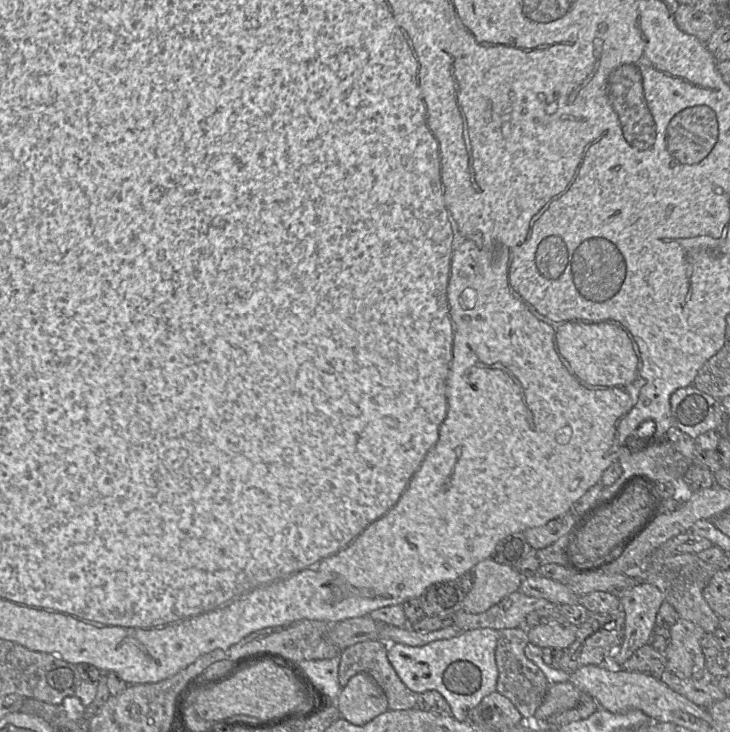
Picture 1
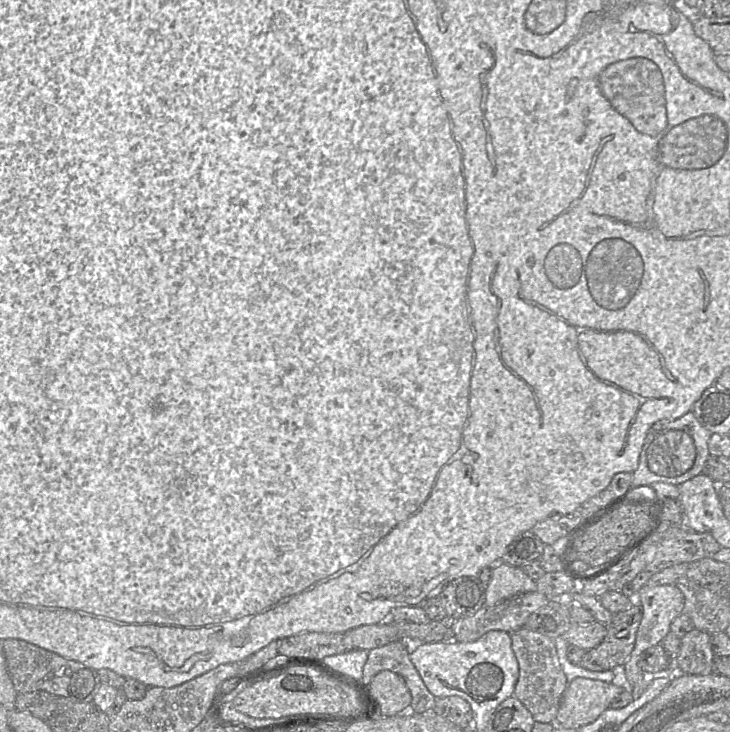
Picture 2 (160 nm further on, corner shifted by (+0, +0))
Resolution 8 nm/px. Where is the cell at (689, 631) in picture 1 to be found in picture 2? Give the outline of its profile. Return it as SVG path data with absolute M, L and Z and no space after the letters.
M694 628L681 639L680 651L674 662L682 674L704 675L713 671L714 659L711 635Z

